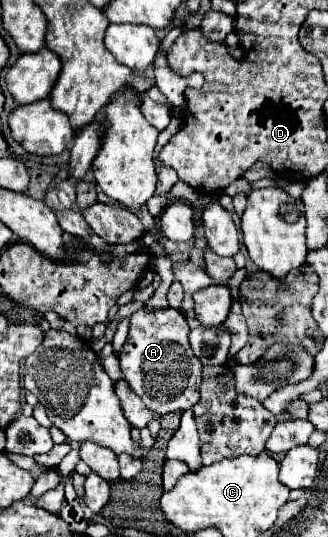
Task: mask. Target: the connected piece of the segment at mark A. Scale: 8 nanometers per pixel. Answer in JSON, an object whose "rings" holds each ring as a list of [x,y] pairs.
{"rings":[[[171,306],[155,312],[139,310],[131,316],[129,336],[119,352],[121,370],[131,390],[159,416],[177,410],[185,412],[199,402],[197,386],[189,386],[187,380],[201,380],[201,364],[195,360],[187,336],[187,318]]]}

